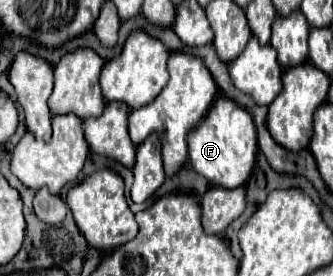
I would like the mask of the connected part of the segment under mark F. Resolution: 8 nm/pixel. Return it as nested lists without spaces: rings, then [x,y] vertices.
[[[218,96],[208,110],[206,118],[188,134],[188,158],[198,174],[202,174],[212,186],[236,188],[242,186],[256,162],[256,128],[252,116],[226,96]]]

